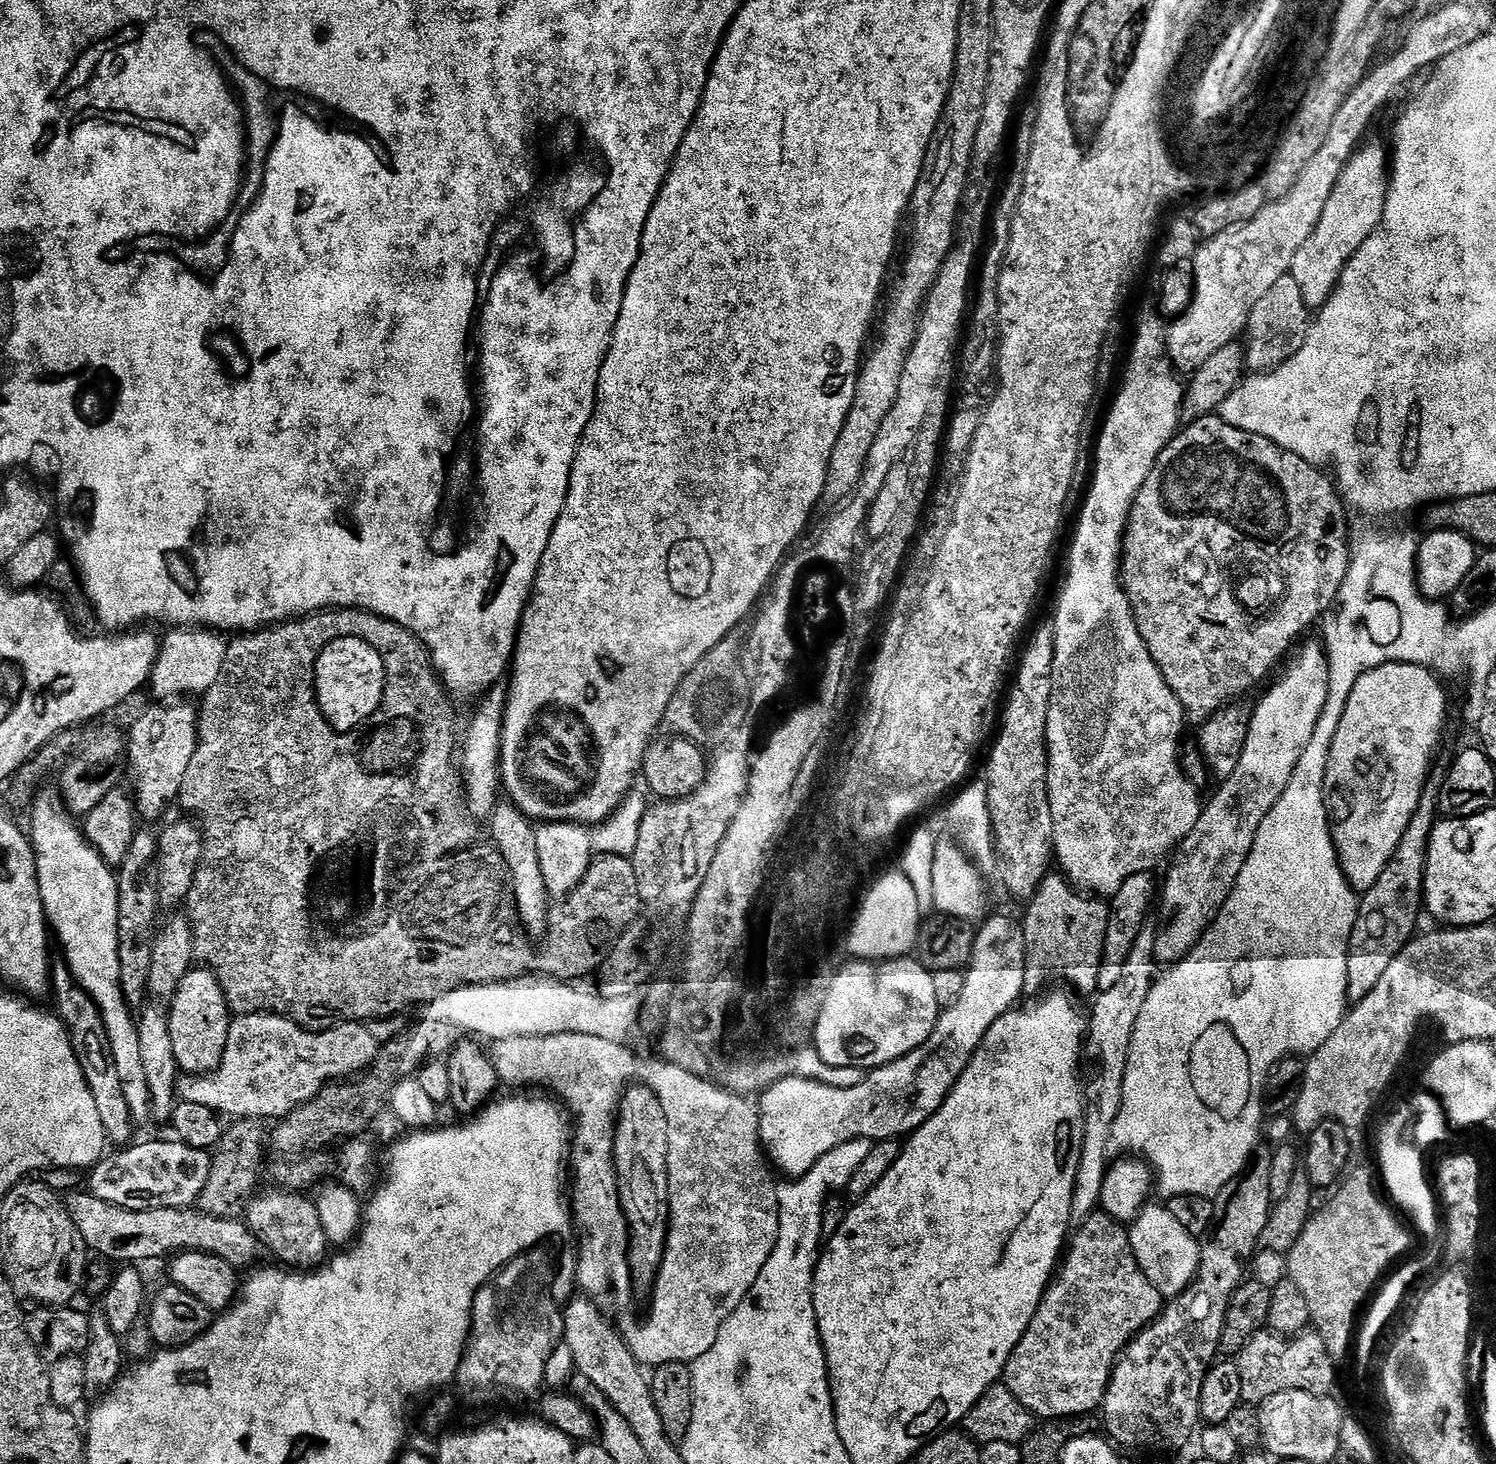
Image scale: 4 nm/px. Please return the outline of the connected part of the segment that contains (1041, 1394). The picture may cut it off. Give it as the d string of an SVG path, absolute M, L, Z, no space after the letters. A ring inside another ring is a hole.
M1103 1210L1092 1212L1090 1218L1082 1221L1071 1233L1058 1275L1044 1292L1026 1334L1022 1334L1004 1367L1003 1384L1033 1416L1058 1420L1061 1416L1095 1413L1104 1401L1108 1379L1112 1377L1112 1368L1121 1352L1143 1328L1160 1317L1165 1297L1138 1266L1128 1233L1129 1229L1121 1221Z

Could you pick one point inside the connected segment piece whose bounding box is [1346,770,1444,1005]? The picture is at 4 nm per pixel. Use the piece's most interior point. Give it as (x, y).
(1386, 916)

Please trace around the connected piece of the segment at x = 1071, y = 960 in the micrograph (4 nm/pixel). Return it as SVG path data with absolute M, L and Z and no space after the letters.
M1049 874L1040 883L1031 900L1027 901L1025 908L1028 908L1024 916L1022 915L1024 949L1026 950L1025 993L1040 994L1045 991L1044 984L1050 983L1051 980L1065 980L1069 984L1067 985L1069 989L1077 988L1082 995L1091 997L1098 989L1098 974L1102 970L1104 961L1109 905L1103 899L1085 894L1067 876Z

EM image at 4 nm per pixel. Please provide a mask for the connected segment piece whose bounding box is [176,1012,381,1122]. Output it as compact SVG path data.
M274 1012L237 1016L226 1038L222 1062L205 1076L181 1075L176 1081L176 1094L180 1100L210 1106L224 1118L259 1118L264 1122L276 1122L289 1116L298 1106L310 1102L310 1098L319 1094L326 1085L355 1077L369 1068L380 1052L380 1045L381 1041L373 1038L367 1026L360 1022L309 1030Z

